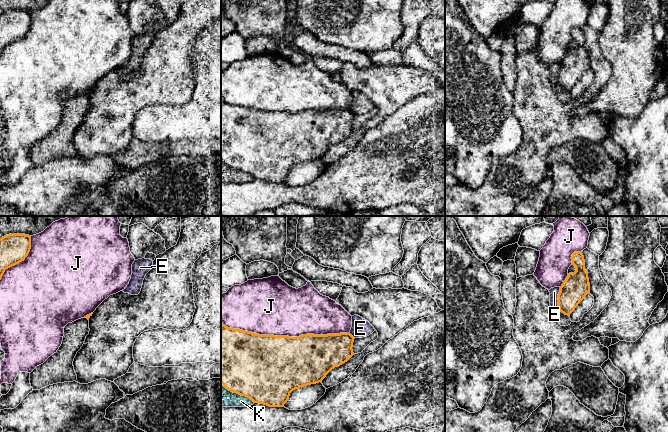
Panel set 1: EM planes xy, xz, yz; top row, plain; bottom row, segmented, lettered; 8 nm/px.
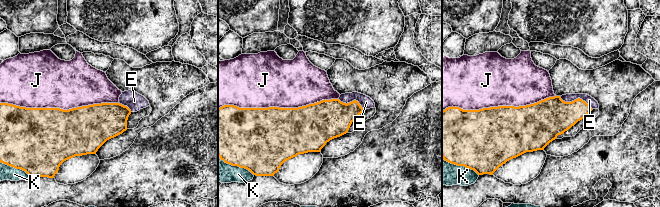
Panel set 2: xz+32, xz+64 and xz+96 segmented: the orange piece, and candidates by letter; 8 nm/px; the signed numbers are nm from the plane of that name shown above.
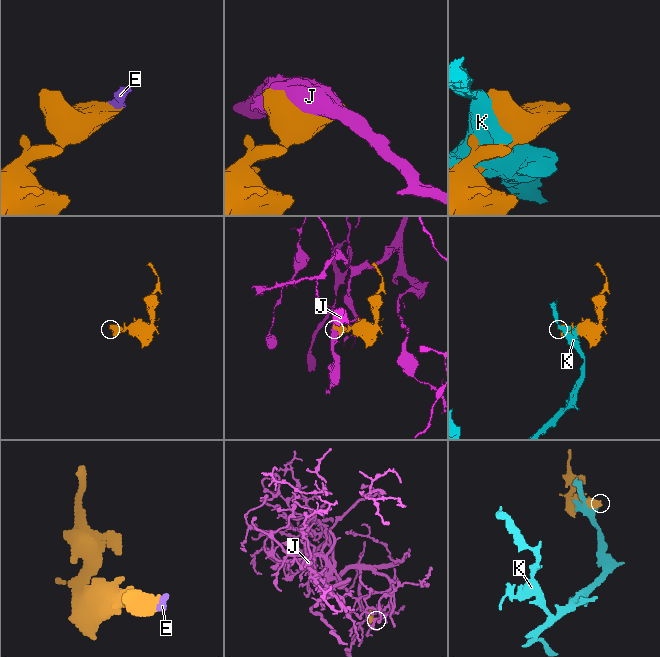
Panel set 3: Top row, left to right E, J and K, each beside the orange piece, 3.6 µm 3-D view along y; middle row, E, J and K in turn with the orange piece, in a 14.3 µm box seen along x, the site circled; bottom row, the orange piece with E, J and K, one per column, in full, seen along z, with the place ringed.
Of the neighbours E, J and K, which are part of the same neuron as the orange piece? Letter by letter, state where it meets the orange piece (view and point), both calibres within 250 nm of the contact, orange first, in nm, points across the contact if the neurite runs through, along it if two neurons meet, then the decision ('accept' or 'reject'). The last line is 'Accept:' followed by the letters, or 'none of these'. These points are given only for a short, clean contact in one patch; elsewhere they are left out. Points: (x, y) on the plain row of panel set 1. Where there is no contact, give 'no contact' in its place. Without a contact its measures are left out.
E: yz (558, 74) | 200/70 nm | along yz (560, 63), (558, 85) | reject
J: xz (285, 112) | 480/440 nm | reject
K: xz (237, 169) | 500/160 nm | reject
Accept: none of these

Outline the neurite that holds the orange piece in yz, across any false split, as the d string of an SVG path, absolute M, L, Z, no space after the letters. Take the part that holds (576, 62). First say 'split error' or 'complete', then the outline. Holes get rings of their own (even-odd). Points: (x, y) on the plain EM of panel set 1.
complete; M574 28L571 35L576 47L568 50L558 70L559 86L568 92L585 72L590 70L590 59L582 28Z

